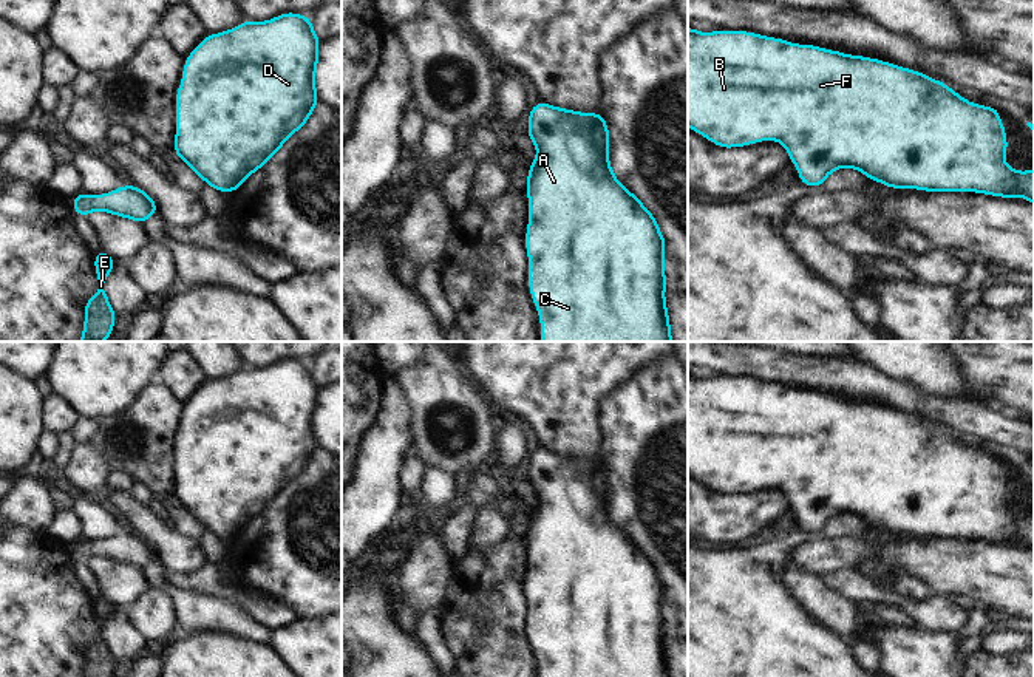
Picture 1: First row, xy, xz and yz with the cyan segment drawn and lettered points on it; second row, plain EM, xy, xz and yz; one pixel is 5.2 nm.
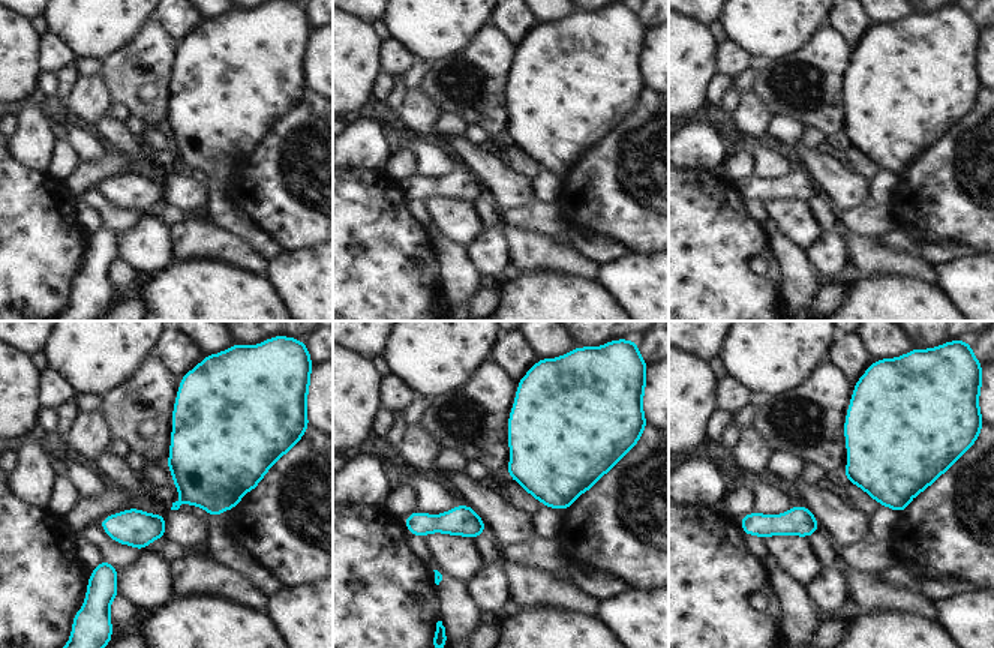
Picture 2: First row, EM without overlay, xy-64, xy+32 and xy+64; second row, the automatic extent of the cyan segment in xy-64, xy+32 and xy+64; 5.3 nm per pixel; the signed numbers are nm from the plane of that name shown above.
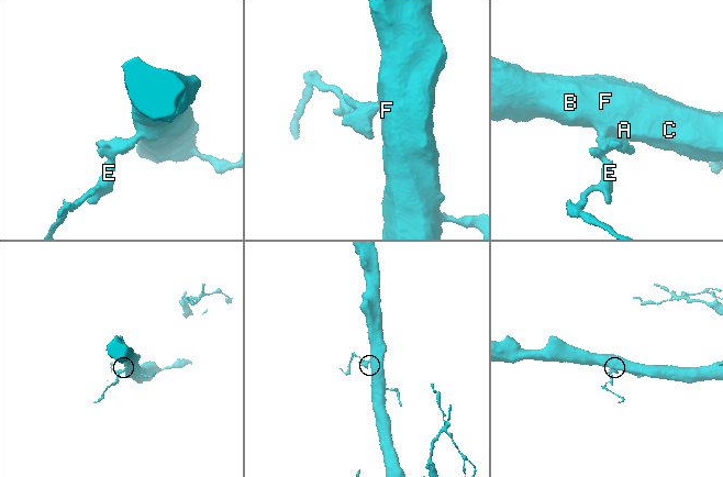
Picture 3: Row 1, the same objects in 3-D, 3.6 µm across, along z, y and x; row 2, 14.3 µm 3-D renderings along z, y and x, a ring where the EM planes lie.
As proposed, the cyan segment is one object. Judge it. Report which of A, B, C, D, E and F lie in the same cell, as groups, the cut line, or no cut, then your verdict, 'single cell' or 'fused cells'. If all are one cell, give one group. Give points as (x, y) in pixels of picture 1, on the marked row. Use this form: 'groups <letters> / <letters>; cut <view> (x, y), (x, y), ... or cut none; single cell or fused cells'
groups A B C D E F; cut none; single cell

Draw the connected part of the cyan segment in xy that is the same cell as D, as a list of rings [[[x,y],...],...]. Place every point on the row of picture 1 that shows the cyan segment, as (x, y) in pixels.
[[[284,12],[269,22],[246,19],[229,31],[207,34],[185,57],[182,82],[176,91],[173,155],[215,190],[236,192],[255,170],[261,170],[281,150],[287,138],[309,121],[320,102],[315,91],[318,45],[318,34],[312,29],[311,17],[297,12]]]

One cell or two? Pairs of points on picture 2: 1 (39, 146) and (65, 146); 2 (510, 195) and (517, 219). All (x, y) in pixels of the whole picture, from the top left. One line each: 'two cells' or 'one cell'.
1: two cells
2: two cells

